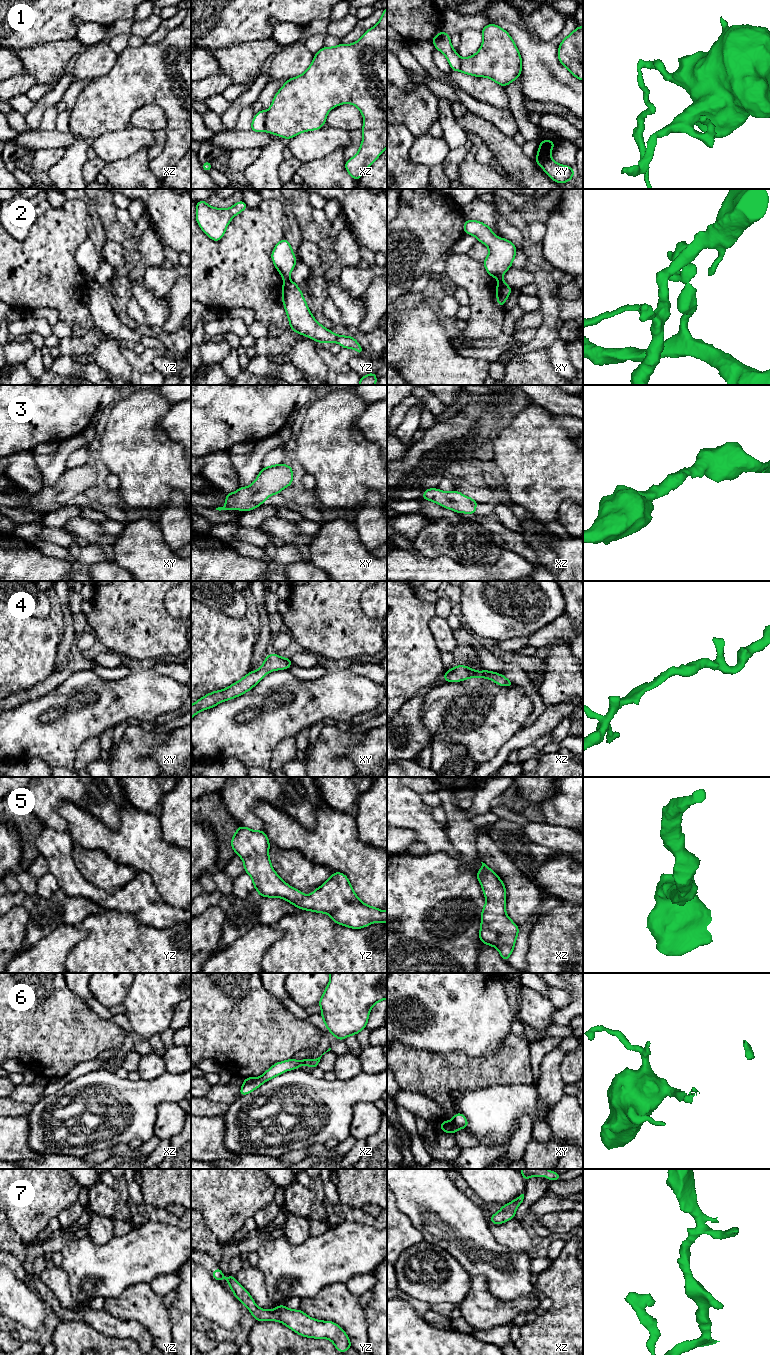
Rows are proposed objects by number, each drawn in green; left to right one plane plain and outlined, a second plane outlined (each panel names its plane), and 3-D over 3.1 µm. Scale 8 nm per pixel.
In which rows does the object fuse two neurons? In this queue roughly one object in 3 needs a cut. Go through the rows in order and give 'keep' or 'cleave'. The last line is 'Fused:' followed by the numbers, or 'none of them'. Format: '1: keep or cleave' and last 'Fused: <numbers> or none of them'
1: cleave
2: cleave
3: keep
4: keep
5: keep
6: cleave
7: keep
Fused: 1, 2, 6

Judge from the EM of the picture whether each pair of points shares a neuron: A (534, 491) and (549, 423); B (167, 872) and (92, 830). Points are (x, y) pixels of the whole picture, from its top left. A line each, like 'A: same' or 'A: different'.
A: same
B: same

